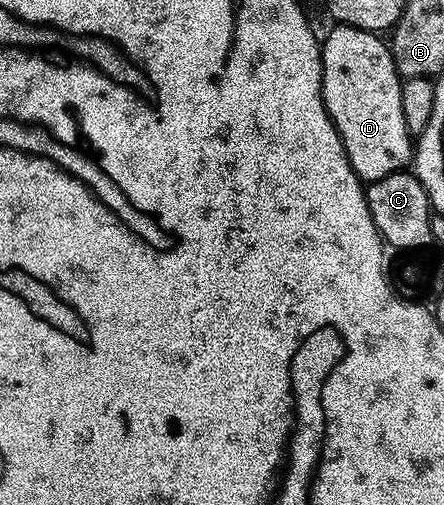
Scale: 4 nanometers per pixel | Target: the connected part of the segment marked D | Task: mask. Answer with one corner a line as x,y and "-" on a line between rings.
353,25
331,26
328,34
323,34
320,50
320,66
324,69
320,90
324,96
324,106
328,117
334,123
344,144
350,167
360,177
361,182
371,183
391,173
401,172
404,165
413,160
414,141
406,127
402,115
402,95
400,94
401,76
396,72
392,51
387,40
370,29
359,29

